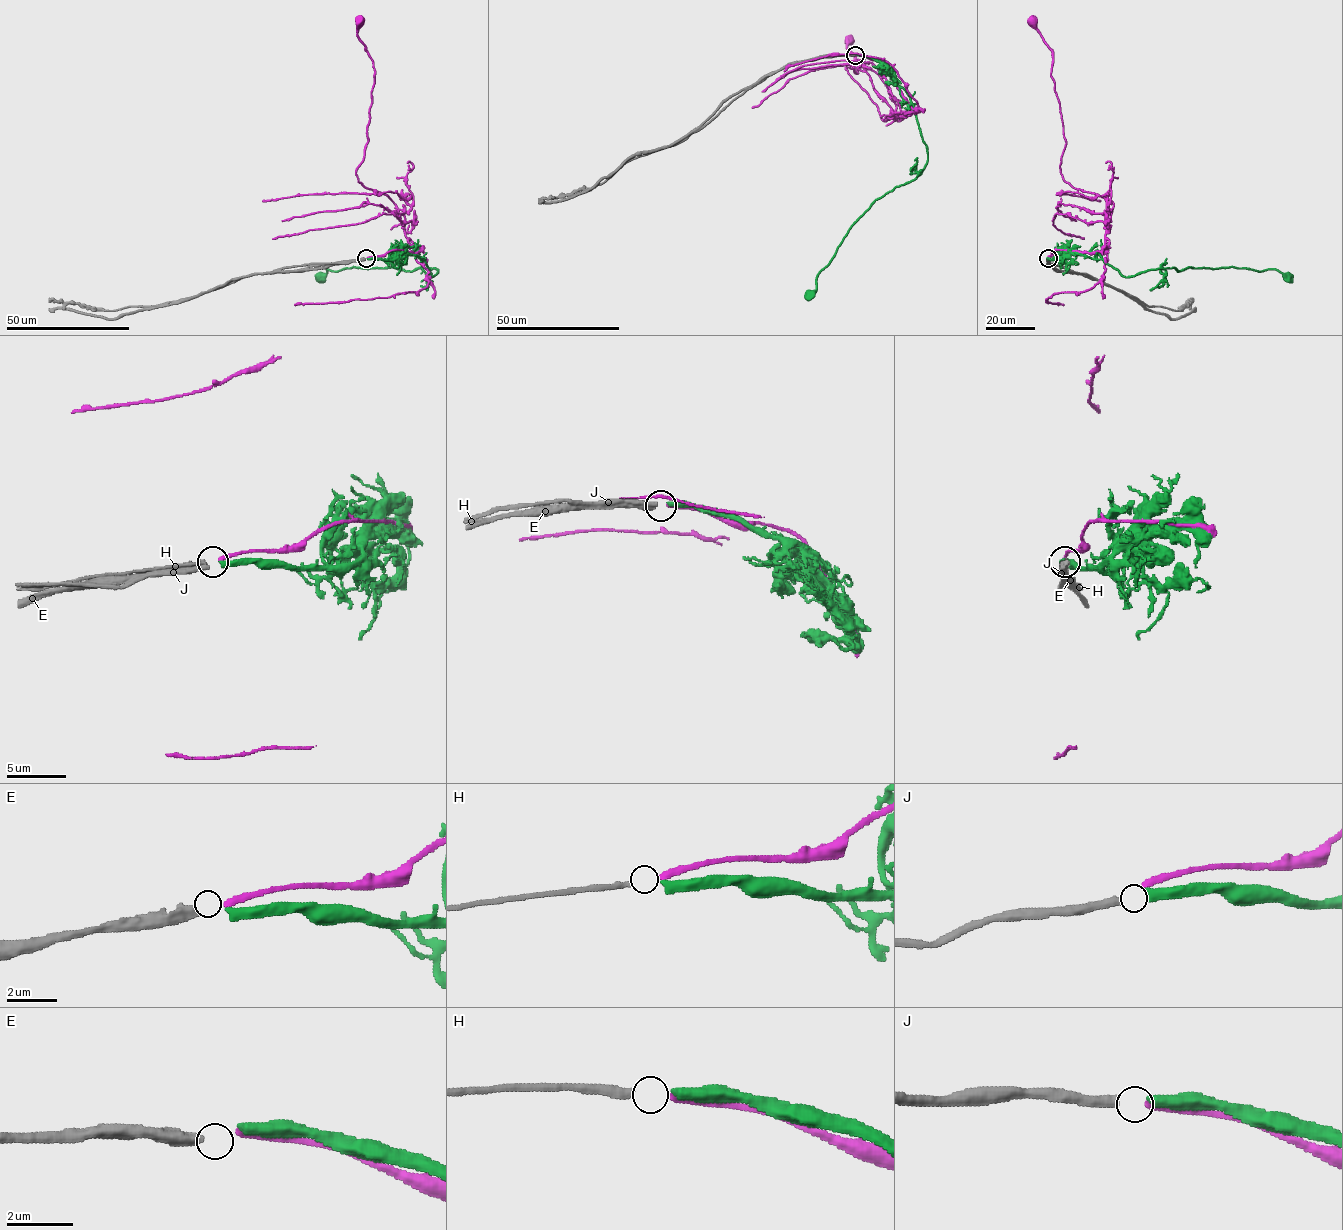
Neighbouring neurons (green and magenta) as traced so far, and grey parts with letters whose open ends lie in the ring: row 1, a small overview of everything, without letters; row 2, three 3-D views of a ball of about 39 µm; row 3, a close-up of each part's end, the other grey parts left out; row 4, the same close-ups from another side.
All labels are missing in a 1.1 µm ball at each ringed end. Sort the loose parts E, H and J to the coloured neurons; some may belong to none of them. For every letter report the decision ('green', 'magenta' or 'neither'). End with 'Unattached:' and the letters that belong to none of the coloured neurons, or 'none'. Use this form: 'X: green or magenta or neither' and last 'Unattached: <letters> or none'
E: neither
H: magenta
J: green
Unattached: E

